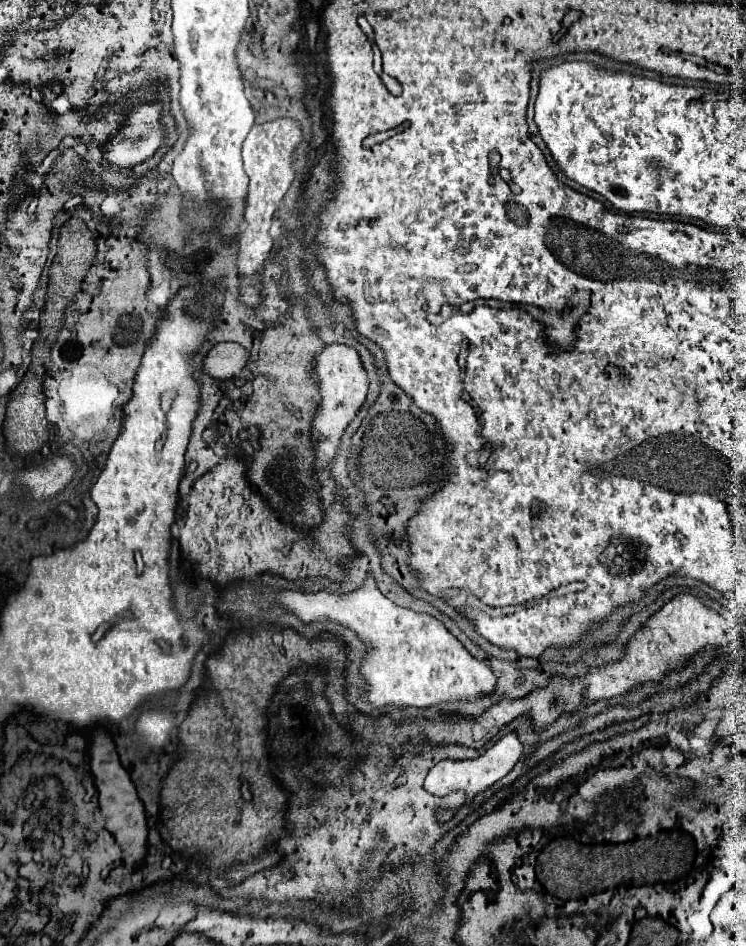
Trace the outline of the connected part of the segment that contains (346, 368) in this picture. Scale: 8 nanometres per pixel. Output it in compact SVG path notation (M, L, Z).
M325 345L315 357L315 375L319 385L319 407L311 421L311 447L315 451L315 479L325 481L325 467L339 451L339 439L345 427L353 421L367 395L367 373L353 347Z

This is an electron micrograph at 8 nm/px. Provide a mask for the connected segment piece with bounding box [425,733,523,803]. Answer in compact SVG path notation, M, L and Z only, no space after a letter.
M507 733L483 757L477 757L473 761L451 761L451 759L439 761L429 771L429 775L425 779L425 789L431 791L431 795L435 795L435 797L449 795L451 791L463 791L467 795L467 803L473 803L473 799L479 793L485 793L493 783L503 779L513 769L513 765L519 761L521 753L523 753L523 745L517 739L517 733Z

